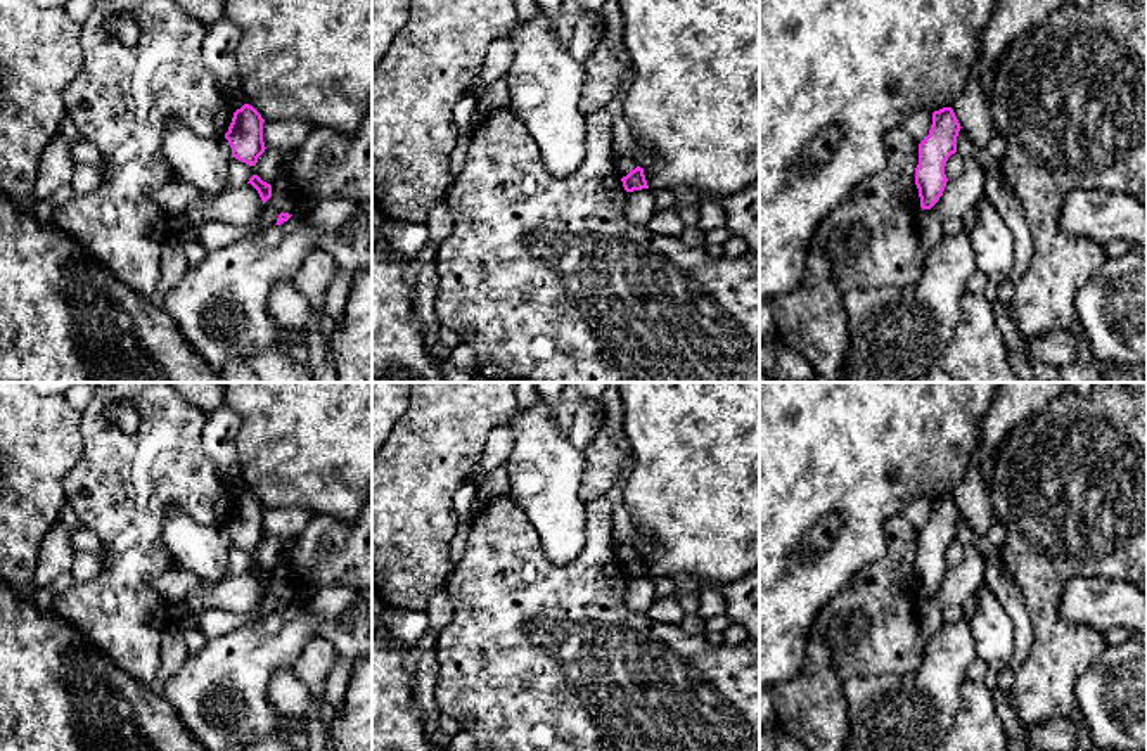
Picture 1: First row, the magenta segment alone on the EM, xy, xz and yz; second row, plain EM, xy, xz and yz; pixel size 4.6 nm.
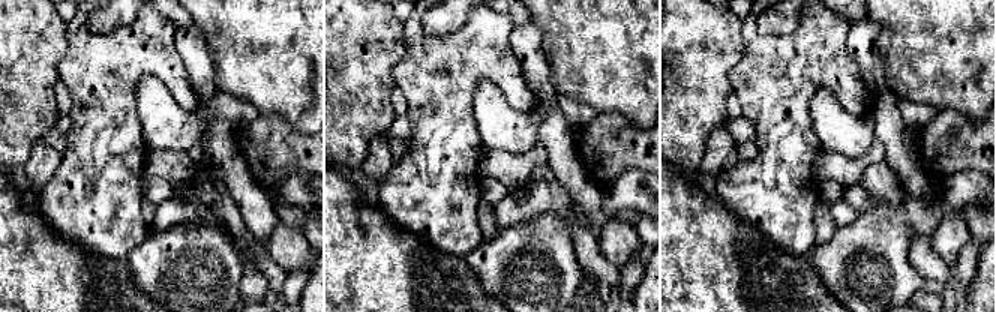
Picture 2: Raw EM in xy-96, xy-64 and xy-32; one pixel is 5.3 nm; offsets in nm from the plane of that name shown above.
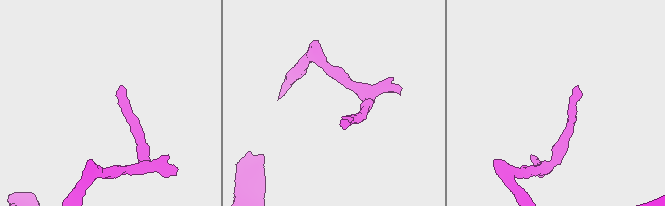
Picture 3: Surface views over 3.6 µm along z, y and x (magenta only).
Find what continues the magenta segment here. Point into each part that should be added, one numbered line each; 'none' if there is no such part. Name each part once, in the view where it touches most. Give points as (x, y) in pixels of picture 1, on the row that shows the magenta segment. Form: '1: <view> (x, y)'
1: xz (623, 165)

